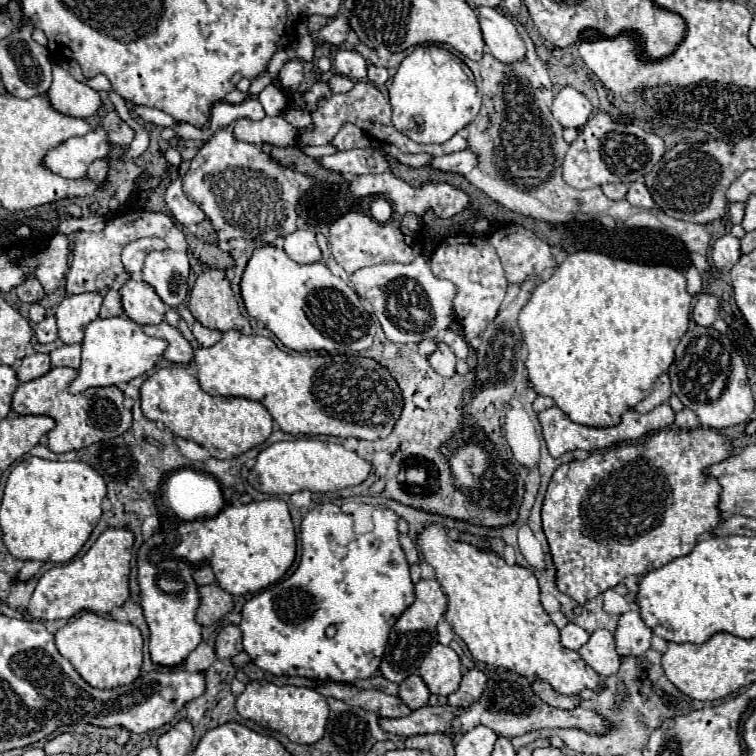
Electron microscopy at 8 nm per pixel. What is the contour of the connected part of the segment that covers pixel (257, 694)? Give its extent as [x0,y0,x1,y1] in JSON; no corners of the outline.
[237,680,329,744]

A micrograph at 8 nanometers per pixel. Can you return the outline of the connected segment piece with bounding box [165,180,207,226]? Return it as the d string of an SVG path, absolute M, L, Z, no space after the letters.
M173 180L169 184L169 188L165 192L165 202L167 202L171 214L177 218L177 222L181 222L183 226L195 226L207 218L207 214L183 194L179 180Z

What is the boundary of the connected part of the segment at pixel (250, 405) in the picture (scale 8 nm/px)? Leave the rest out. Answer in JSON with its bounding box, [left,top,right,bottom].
[141,366,273,458]

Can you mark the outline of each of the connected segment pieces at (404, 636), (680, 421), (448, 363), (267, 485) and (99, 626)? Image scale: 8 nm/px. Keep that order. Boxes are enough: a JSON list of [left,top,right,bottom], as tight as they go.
[[379,580,449,682],[675,408,699,428],[429,342,457,378],[249,438,371,496],[55,612,143,688]]

